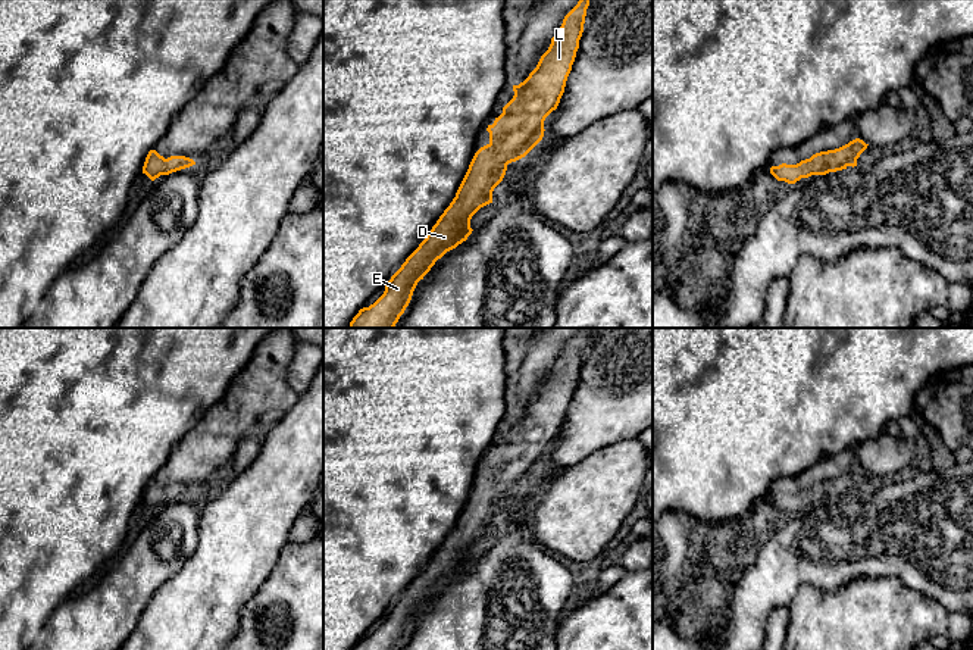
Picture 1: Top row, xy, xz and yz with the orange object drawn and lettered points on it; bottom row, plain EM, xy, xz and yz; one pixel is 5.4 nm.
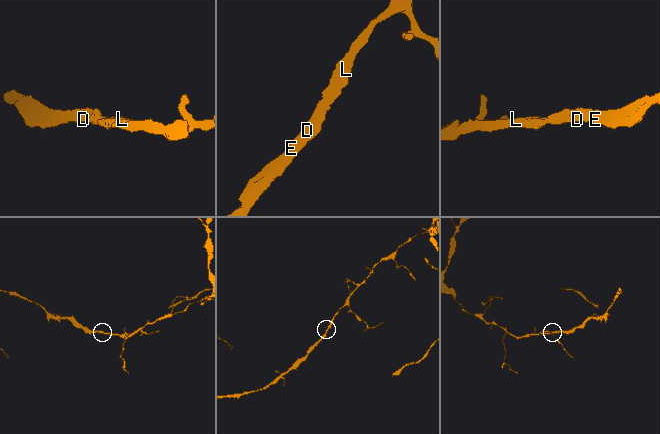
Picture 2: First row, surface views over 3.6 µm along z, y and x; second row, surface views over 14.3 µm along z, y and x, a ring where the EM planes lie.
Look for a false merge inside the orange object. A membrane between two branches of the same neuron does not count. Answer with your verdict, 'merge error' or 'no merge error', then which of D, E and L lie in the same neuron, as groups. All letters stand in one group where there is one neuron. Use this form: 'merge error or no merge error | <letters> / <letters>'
no merge error | D E L

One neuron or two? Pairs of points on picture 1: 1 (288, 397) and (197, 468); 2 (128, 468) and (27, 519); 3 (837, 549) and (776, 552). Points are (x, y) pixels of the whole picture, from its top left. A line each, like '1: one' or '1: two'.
1: one
2: one
3: one

